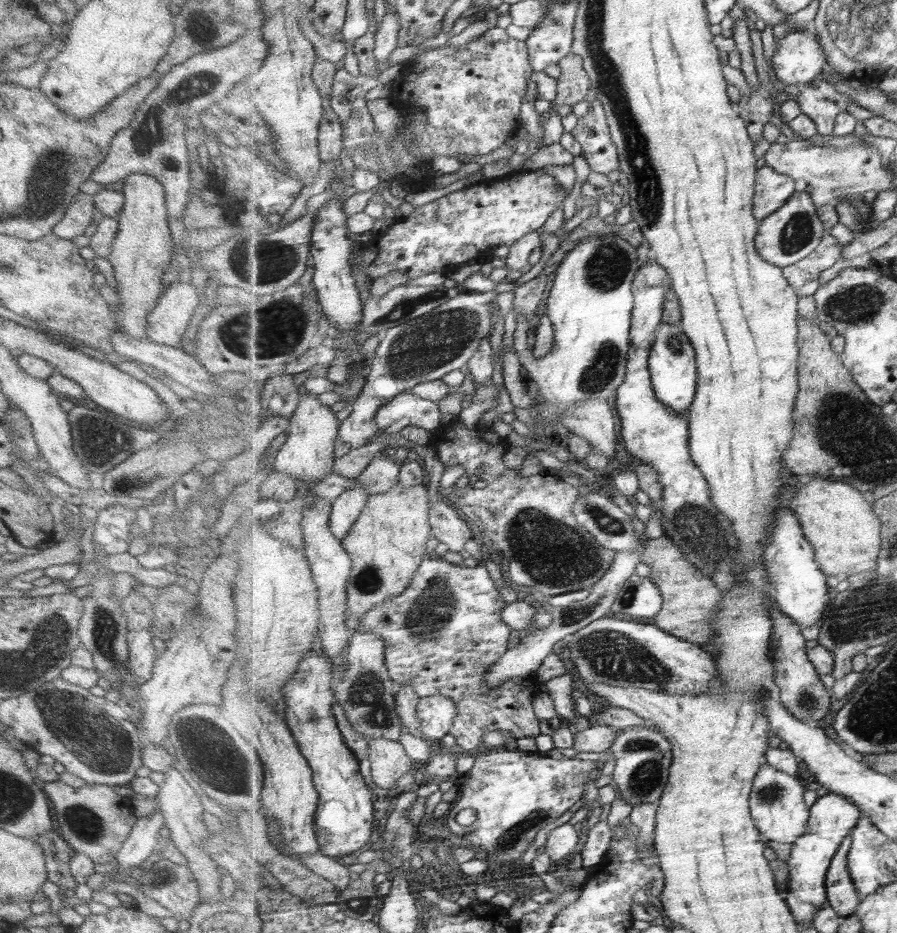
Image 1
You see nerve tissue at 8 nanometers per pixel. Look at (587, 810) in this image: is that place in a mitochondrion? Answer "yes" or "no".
no

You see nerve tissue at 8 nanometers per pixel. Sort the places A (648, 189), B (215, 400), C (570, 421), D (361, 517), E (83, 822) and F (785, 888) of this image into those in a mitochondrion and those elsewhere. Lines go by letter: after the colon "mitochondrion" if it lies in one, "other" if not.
A: mitochondrion
B: other
C: other
D: other
E: mitochondrion
F: other

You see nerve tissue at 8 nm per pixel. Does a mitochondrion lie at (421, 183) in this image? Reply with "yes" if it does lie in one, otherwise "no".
no

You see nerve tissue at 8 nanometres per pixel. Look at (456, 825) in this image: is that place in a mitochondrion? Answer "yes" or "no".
no

